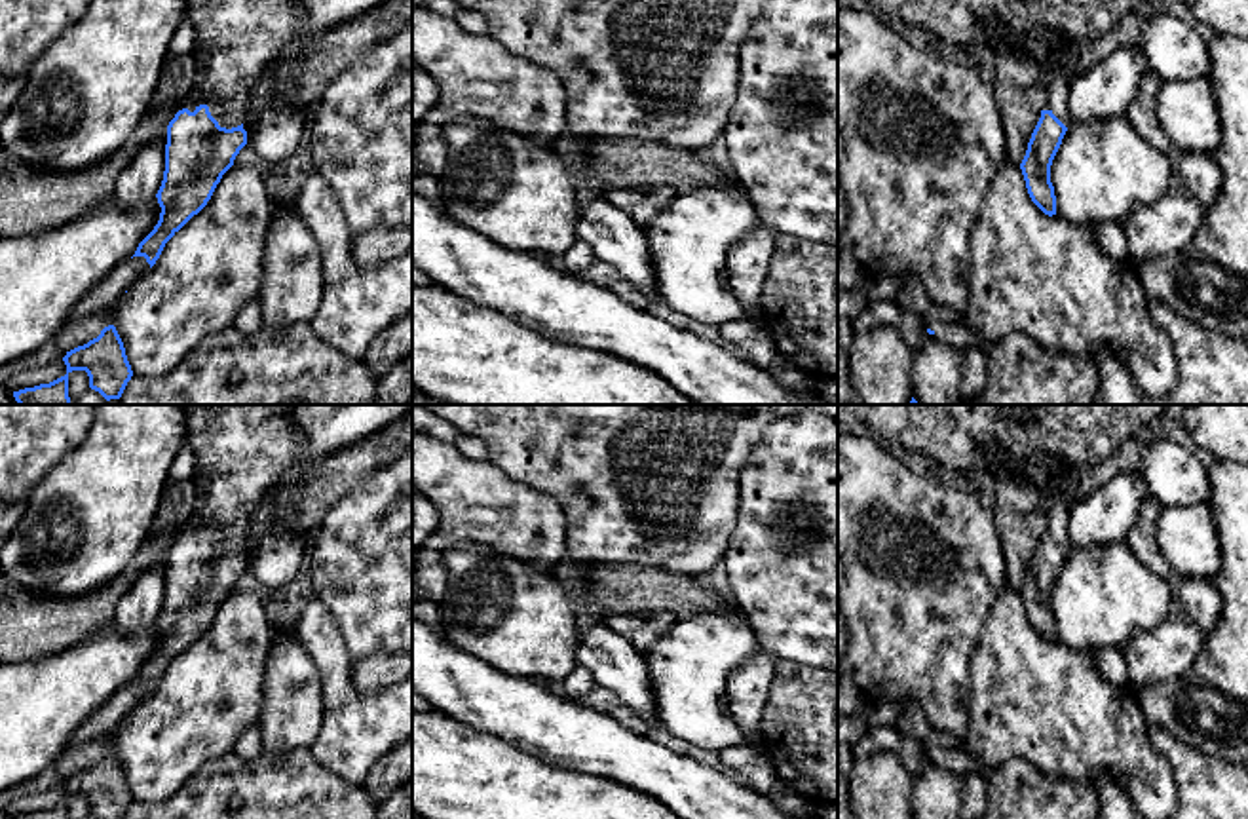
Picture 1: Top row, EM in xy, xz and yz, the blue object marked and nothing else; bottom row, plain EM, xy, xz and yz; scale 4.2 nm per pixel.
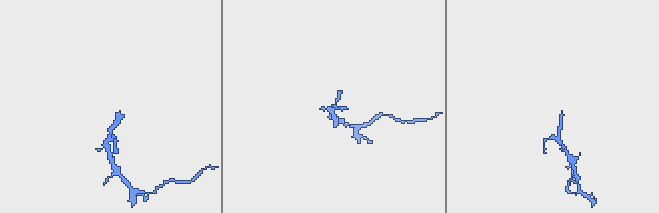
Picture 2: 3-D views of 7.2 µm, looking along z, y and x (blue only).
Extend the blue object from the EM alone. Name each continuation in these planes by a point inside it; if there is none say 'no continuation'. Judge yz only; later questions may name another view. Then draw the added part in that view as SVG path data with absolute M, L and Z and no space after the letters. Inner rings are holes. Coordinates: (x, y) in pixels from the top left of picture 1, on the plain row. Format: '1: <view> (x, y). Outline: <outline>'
1: yz (1079, 436). Outline: M838 405L838 426L841 429L870 429L885 441L898 443L923 462L931 460L959 473L984 479L988 460L978 445L993 439L1005 447L1012 460L1024 462L1033 452L1056 458L1052 471L1037 471L1031 477L1009 475L1018 483L1030 483L1047 496L1047 521L1052 540L1071 551L1068 523L1081 492L1075 486L1075 471L1088 469L1107 458L1121 458L1123 445L1142 426L1163 426L1170 405L1028 405L1031 420L1022 426L1012 422L1003 405Z

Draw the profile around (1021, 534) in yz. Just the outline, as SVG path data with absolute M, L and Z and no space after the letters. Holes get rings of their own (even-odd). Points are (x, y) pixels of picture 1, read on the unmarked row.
M1005 505L993 507L995 530L1001 540L1007 583L1011 589L1022 589L1031 559L1049 532L1045 513L1018 513Z

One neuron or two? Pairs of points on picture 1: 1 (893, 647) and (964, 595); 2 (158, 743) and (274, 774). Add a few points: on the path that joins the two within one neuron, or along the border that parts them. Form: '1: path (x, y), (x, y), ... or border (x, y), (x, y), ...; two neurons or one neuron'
1: path (912, 628), (914, 620), (939, 595), (945, 595); one neuron
2: border (232, 749), (206, 761), (179, 785); two neurons

